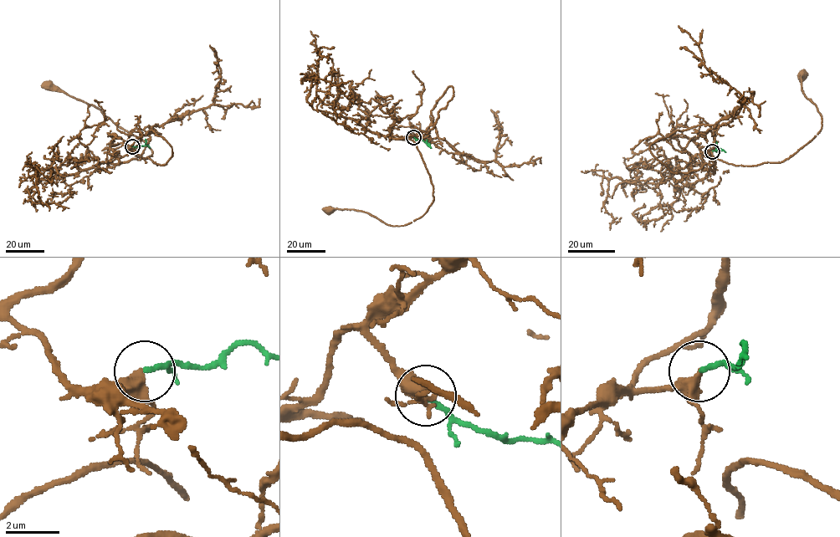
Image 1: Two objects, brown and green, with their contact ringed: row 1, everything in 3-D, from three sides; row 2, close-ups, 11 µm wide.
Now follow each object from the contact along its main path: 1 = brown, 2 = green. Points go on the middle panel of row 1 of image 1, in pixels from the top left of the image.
1: (414, 137), (388, 135), (412, 140), (429, 175), (433, 198), (422, 216), (391, 226), (361, 211), (330, 212)
2: (414, 137), (423, 140), (431, 148)

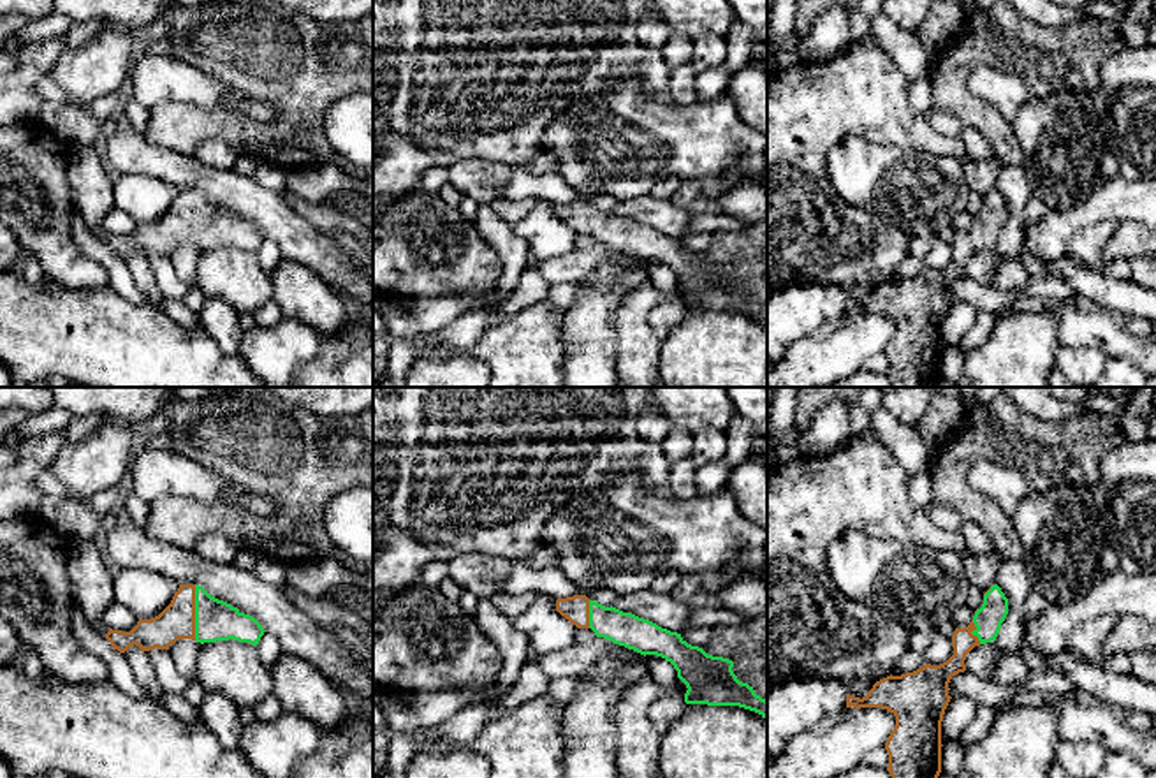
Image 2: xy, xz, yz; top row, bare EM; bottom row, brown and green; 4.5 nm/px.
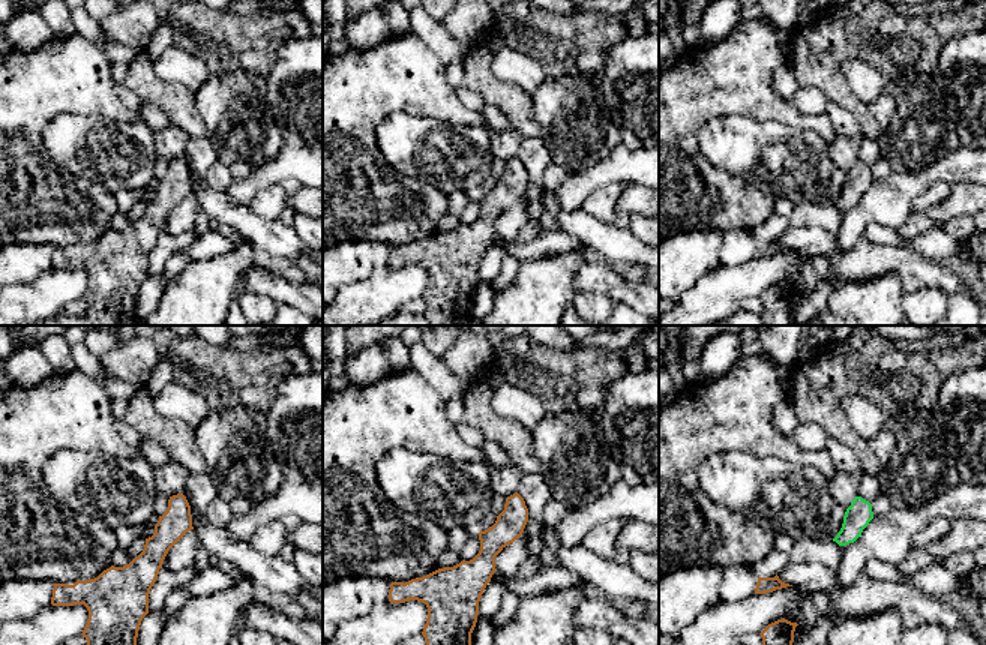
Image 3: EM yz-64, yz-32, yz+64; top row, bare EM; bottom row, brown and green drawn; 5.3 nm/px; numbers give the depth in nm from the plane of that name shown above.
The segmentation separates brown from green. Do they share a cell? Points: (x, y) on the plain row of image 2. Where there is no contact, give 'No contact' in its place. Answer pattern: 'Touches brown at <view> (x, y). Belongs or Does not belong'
Touches brown at xy (194, 219). Belongs

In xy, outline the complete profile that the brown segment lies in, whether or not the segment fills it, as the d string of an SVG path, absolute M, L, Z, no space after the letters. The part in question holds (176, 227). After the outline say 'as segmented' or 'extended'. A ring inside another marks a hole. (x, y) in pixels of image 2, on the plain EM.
M179 190L158 222L139 225L130 238L109 234L106 245L120 259L134 250L144 259L155 253L169 255L178 245L201 250L234 245L257 252L264 238L253 222L211 202L202 192Z | extended

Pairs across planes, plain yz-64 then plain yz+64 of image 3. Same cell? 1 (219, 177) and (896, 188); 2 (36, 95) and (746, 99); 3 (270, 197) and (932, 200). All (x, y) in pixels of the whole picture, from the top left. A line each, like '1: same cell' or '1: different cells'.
1: different cells
2: same cell
3: same cell

